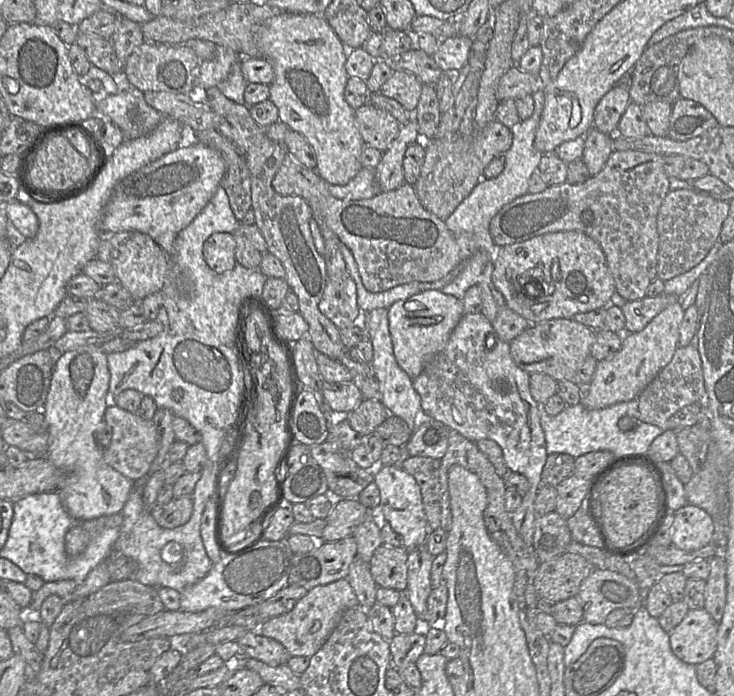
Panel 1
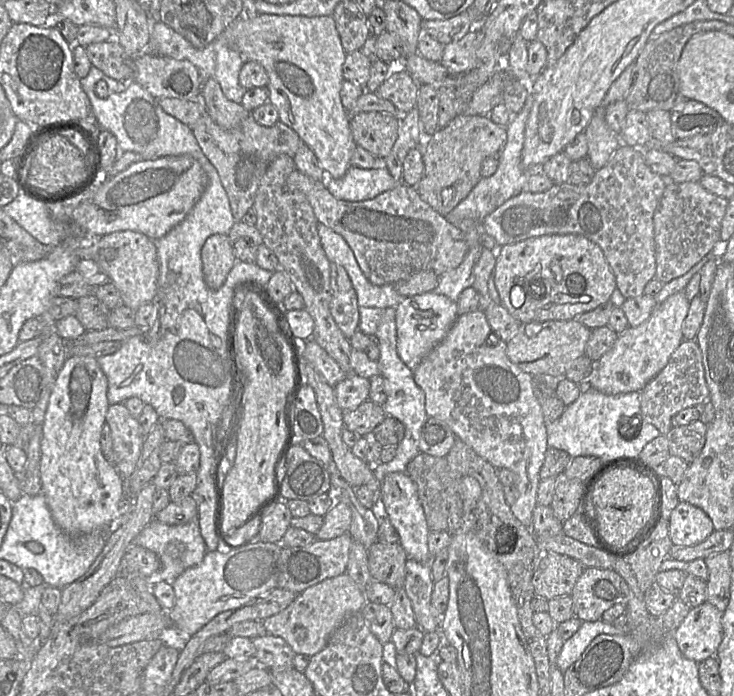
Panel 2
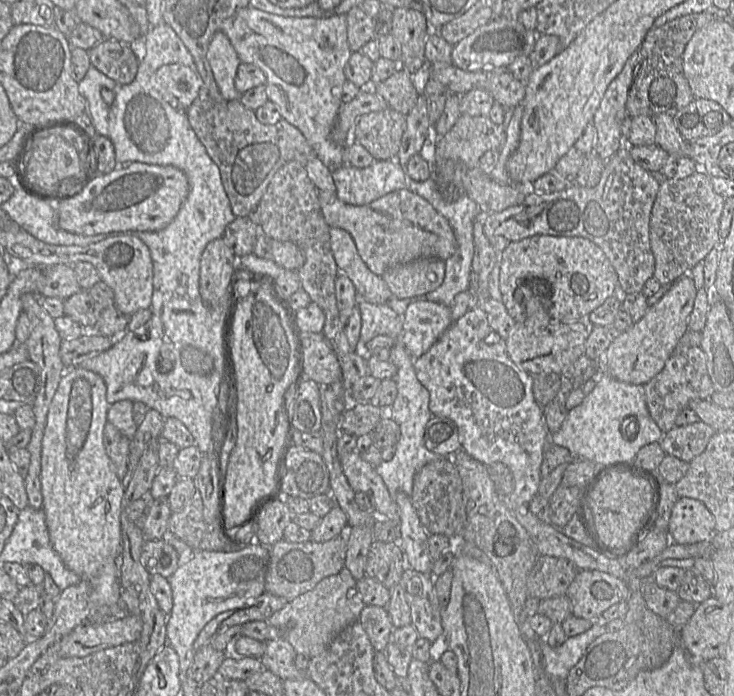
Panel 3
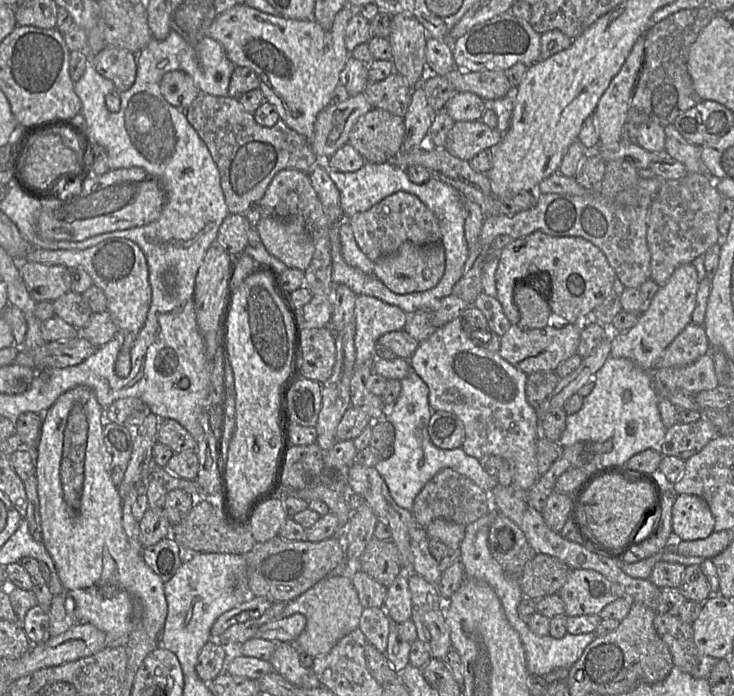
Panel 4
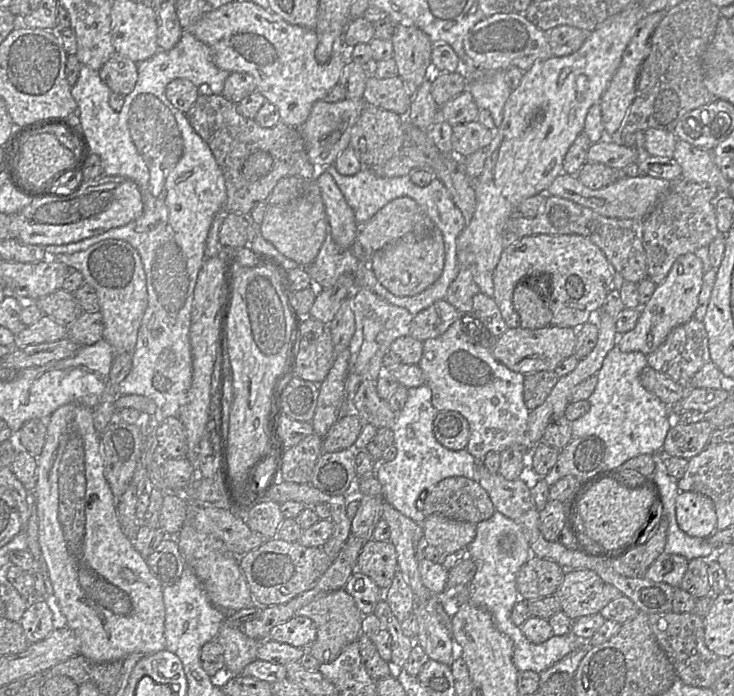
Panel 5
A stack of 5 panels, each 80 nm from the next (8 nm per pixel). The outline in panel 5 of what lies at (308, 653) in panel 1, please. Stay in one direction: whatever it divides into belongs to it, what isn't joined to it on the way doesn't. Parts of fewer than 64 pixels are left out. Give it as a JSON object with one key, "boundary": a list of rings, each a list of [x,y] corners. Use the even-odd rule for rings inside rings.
{"boundary":[[[344,588],[316,597],[306,606],[298,609],[295,616],[306,616],[316,625],[317,637],[307,648],[320,664],[334,661],[342,650],[358,639],[361,631],[363,614],[358,609],[354,598]]]}

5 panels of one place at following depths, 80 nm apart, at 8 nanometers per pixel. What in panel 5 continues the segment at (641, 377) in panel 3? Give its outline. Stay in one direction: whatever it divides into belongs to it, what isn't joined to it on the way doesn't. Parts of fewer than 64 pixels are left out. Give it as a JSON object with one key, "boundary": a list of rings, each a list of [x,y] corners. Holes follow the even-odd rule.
{"boundary":[[[686,253],[677,258],[666,279],[657,286],[650,300],[641,306],[641,315],[636,326],[617,338],[617,346],[622,352],[654,352],[676,327],[694,317],[698,307],[705,271],[702,260],[695,253]]]}

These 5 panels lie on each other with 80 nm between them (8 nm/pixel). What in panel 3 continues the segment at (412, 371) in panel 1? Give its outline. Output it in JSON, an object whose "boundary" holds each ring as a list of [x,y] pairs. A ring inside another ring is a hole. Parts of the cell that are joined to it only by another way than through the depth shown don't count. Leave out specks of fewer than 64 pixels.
{"boundary":[[[417,299],[403,316],[402,342],[413,359],[425,354],[453,323],[451,308]]]}

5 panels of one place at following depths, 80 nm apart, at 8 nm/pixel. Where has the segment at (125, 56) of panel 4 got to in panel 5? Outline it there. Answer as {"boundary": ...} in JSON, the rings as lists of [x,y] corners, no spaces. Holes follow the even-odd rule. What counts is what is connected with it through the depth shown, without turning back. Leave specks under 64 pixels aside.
{"boundary":[[[116,52],[98,72],[112,92],[126,96],[136,85],[138,64]]]}

